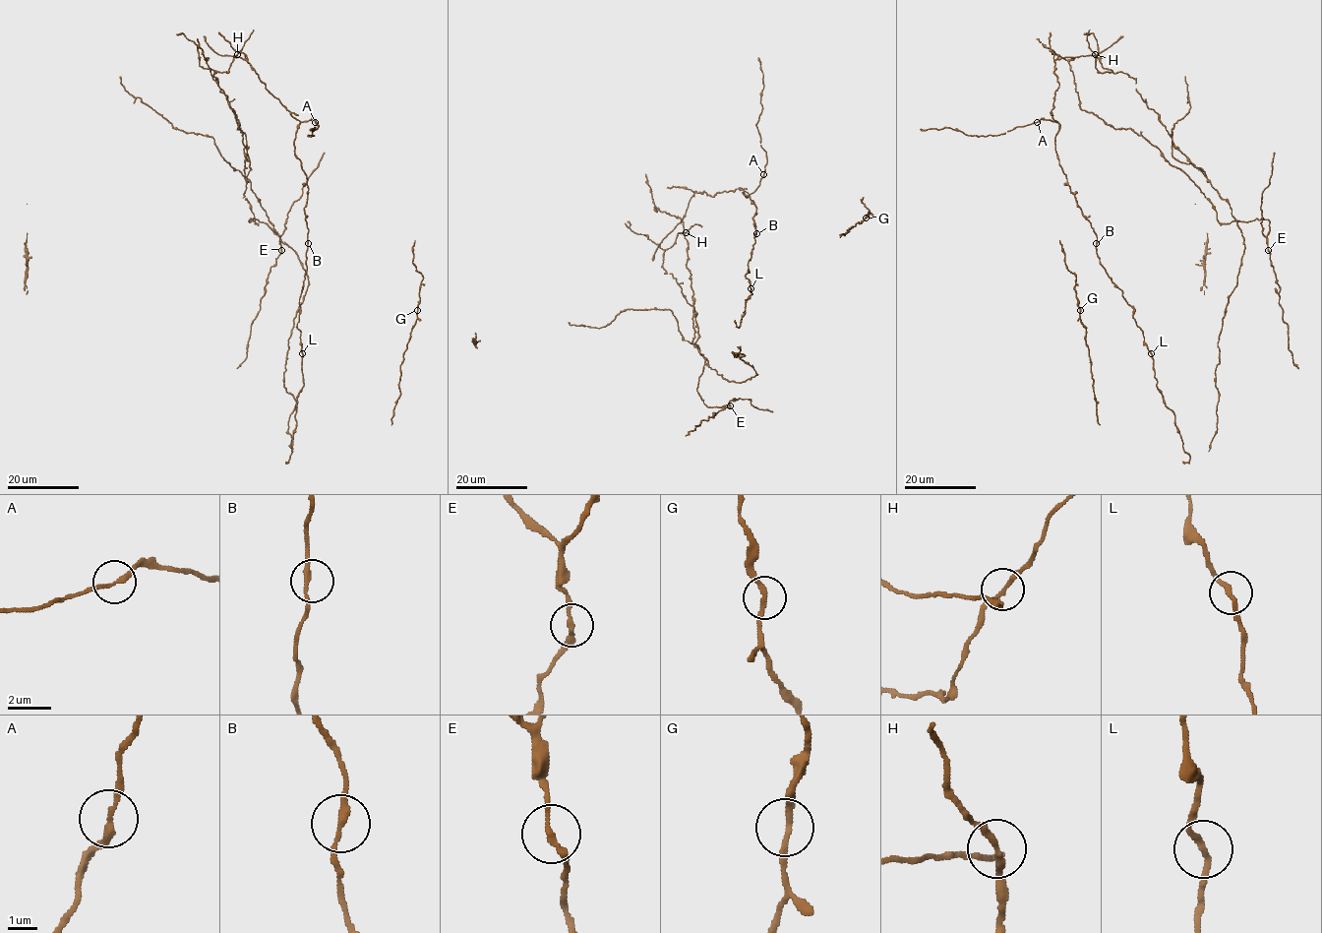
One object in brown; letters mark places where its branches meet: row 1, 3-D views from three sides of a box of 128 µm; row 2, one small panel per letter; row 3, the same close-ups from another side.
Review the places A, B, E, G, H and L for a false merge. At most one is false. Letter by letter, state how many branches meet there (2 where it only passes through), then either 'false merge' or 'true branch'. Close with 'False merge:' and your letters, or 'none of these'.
A: branches 2; true branch
B: branches 2; true branch
E: branches 2; true branch
G: branches 2; true branch
H: branches 2; true branch
L: branches 2; true branch
False merge: none of these

